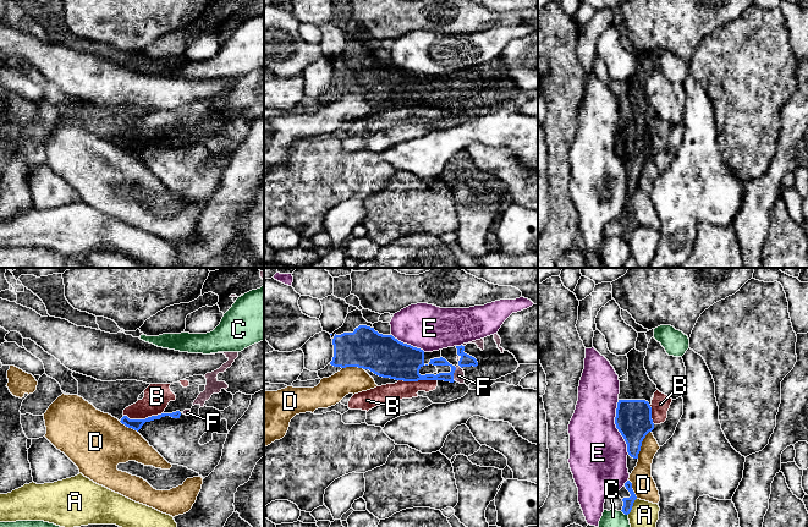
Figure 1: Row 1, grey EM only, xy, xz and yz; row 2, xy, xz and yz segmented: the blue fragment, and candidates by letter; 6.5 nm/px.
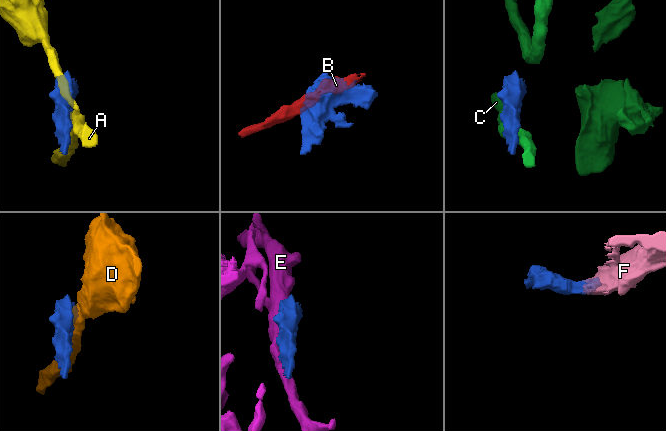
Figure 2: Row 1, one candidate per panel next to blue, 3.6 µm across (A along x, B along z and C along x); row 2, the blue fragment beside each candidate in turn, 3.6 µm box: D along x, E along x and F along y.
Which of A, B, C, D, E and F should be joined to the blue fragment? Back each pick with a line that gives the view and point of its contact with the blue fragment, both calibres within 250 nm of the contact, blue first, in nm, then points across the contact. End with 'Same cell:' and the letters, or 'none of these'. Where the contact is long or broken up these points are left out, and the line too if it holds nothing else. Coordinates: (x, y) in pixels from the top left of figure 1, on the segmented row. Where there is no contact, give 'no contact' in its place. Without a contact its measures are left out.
F: contact xz (452, 374); calibres 90 and 80 nm; way xz (417, 361), (419, 377), (452, 374), (459, 375)
Same cell: F

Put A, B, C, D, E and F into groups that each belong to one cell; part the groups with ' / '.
A / B / C / D / E / F

